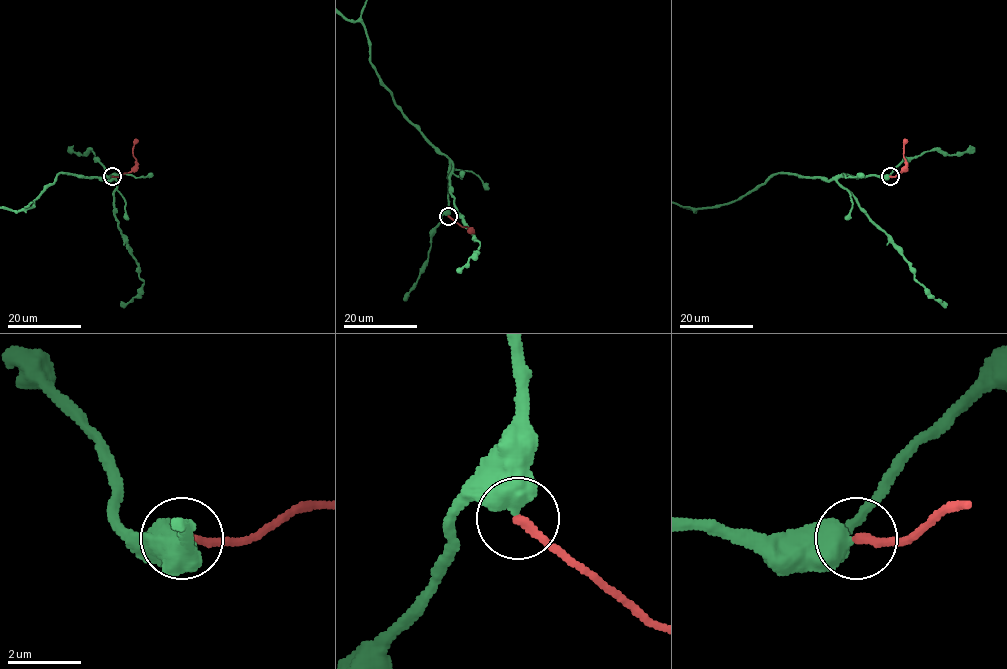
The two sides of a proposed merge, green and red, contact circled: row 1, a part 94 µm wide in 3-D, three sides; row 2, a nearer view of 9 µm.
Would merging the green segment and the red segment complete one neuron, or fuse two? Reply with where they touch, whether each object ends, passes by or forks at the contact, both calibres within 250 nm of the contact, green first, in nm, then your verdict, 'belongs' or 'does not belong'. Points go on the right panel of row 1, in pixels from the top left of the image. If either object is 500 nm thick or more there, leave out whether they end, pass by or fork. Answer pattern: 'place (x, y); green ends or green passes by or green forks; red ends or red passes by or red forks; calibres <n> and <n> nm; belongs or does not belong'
place (890, 176); calibres 650 and 240 nm; belongs

